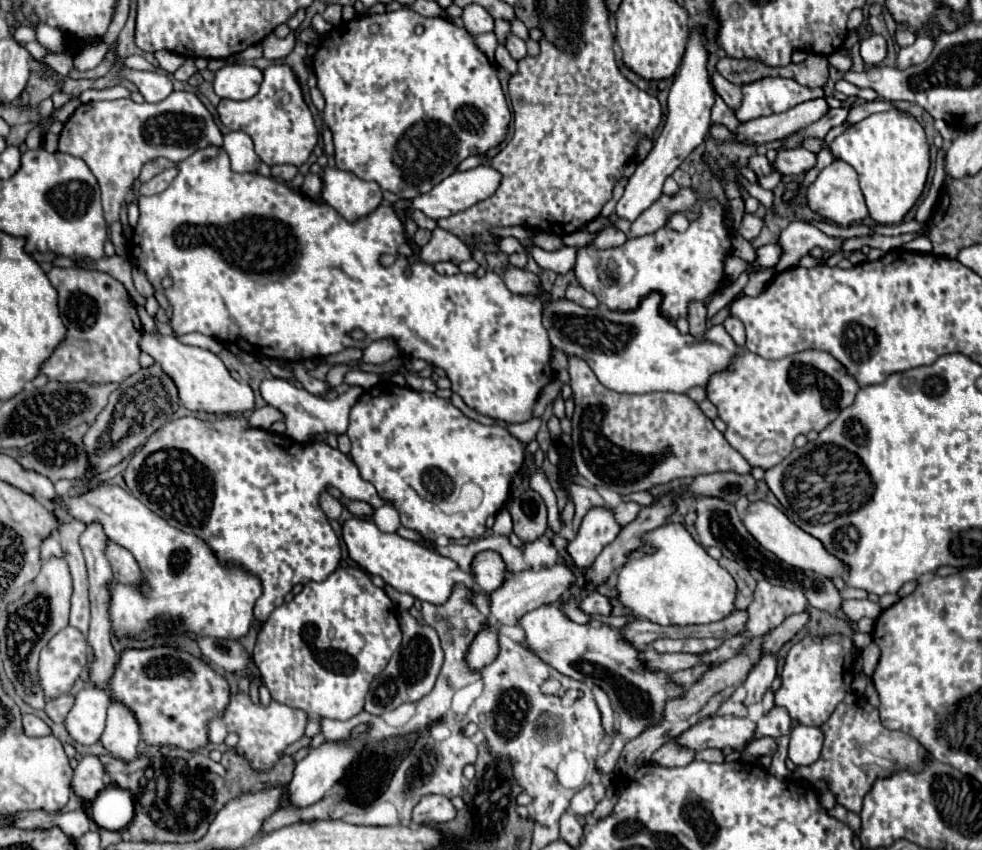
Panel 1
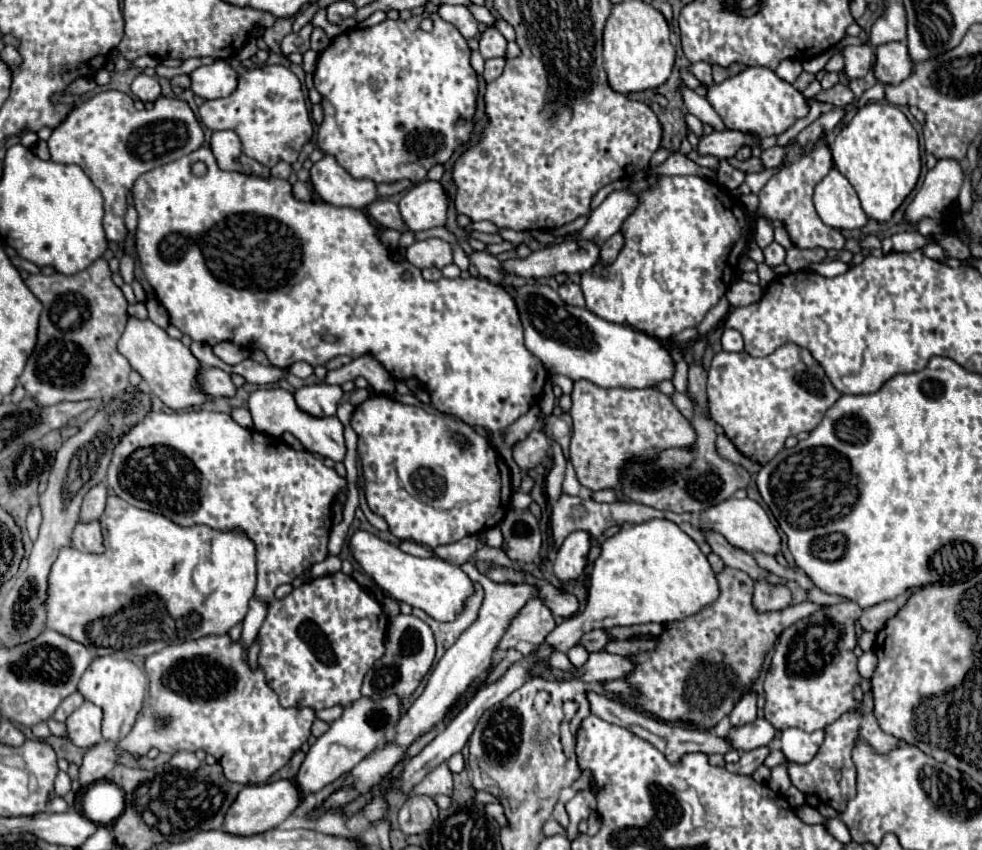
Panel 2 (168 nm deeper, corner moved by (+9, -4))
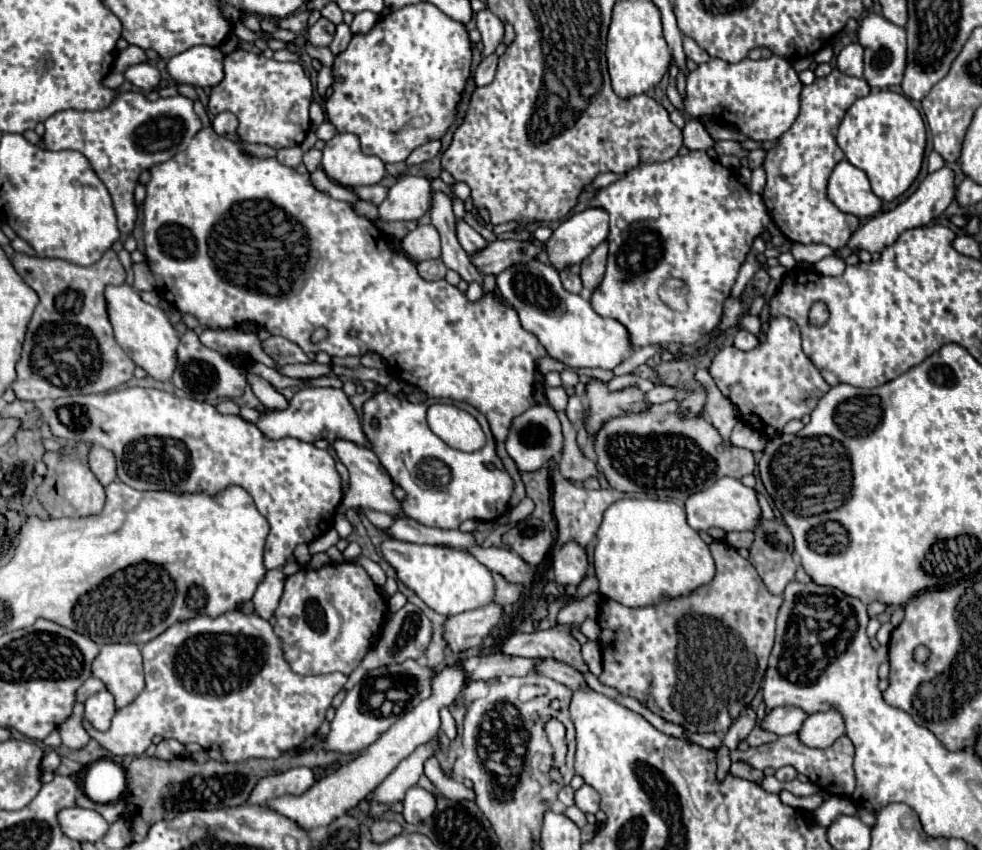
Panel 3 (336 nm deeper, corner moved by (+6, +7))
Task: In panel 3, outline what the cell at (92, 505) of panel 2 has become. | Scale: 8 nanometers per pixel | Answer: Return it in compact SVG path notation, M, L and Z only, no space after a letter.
M92 445L88 453L88 463L90 463L92 473L98 477L102 485L108 485L110 481L116 479L116 461L112 457L112 451L100 445Z

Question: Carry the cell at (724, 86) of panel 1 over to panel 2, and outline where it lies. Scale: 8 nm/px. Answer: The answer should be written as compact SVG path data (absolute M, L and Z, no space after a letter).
M697 62L697 64L691 64L691 72L693 76L705 84L707 88L711 88L715 82L713 82L713 76L711 76L711 66L707 62Z

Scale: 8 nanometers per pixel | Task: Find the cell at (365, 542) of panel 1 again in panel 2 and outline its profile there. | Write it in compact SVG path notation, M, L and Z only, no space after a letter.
M357 530L351 536L349 550L361 570L369 574L391 598L397 602L407 602L413 608L421 608L425 614L439 622L453 620L461 610L465 598L473 592L473 584L459 566L449 564L439 558L417 558L399 550L379 536L373 536L365 530Z

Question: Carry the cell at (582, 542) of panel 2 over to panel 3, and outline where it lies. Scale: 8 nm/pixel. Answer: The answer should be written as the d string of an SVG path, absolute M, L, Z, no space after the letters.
M566 543L554 553L554 579L558 585L578 585L586 577L588 557L578 543Z

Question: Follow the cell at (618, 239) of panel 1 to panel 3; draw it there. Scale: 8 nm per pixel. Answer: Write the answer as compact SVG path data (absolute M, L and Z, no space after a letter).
M498 239L494 243L488 243L484 249L480 249L480 253L470 255L470 261L484 275L498 275L514 263L526 263L538 257L542 249L544 247L540 243L534 245L516 239L508 239L508 241Z

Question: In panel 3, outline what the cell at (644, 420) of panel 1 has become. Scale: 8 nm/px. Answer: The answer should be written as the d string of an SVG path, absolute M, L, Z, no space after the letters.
M600 381L586 385L588 397L588 413L584 415L588 435L592 437L596 429L610 417L618 417L626 411L640 411L650 403L644 401L644 393L638 385L630 385L618 391L610 391Z

